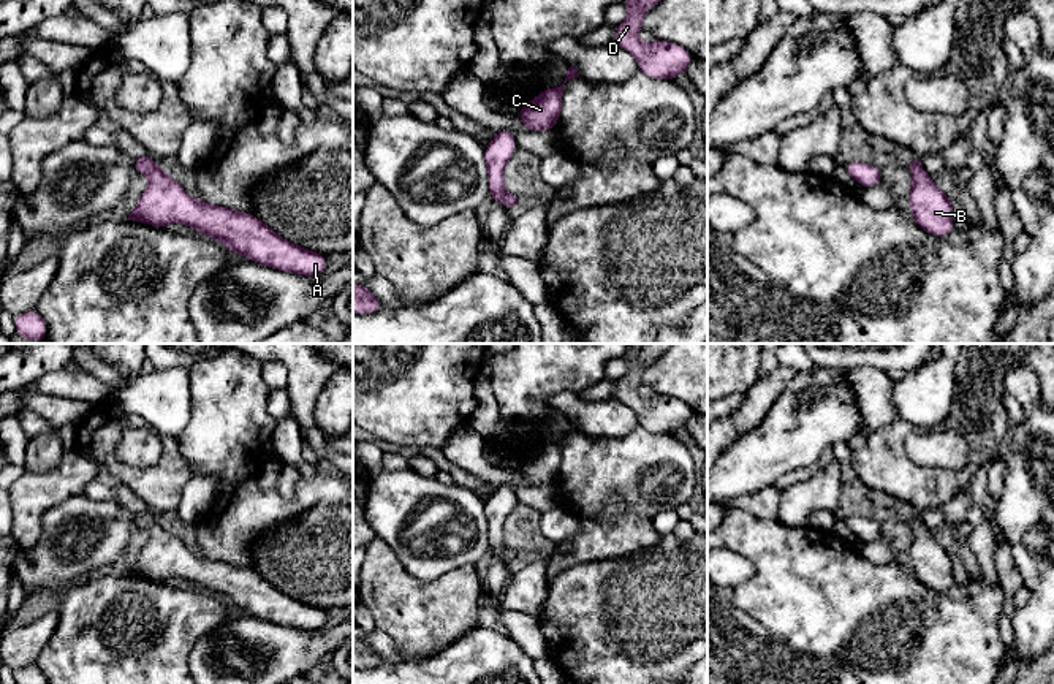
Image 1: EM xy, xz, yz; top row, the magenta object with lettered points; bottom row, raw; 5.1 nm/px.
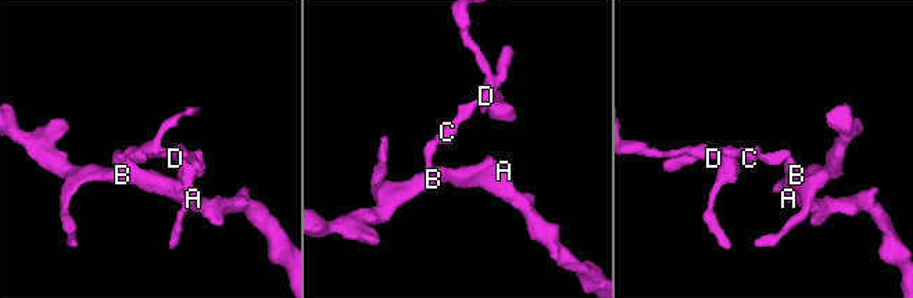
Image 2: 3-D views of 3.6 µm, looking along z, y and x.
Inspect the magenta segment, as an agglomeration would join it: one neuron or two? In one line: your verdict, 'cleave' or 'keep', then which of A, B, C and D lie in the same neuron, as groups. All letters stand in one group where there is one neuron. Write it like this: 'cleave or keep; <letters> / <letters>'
keep; A B C D

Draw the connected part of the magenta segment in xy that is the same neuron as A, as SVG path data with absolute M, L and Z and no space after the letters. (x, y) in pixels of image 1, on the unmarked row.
M150 510L133 516L133 524L149 530L149 540L128 573L157 583L184 578L225 598L231 608L272 624L305 632L320 632L326 611L286 597L250 567L236 567L193 554L179 537L158 522Z

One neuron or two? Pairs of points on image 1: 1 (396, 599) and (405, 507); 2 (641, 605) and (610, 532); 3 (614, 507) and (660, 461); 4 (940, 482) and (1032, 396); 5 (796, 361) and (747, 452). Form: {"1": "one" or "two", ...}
{"1": "two", "2": "two", "3": "two", "4": "two", "5": "two"}

